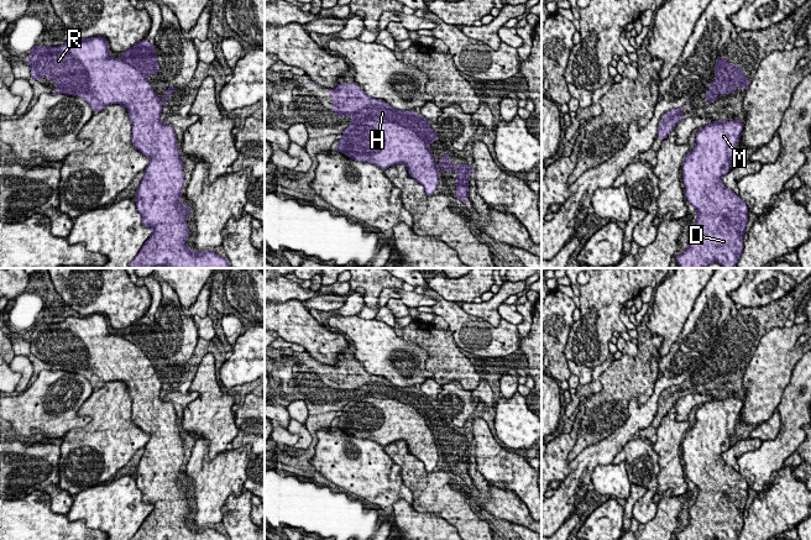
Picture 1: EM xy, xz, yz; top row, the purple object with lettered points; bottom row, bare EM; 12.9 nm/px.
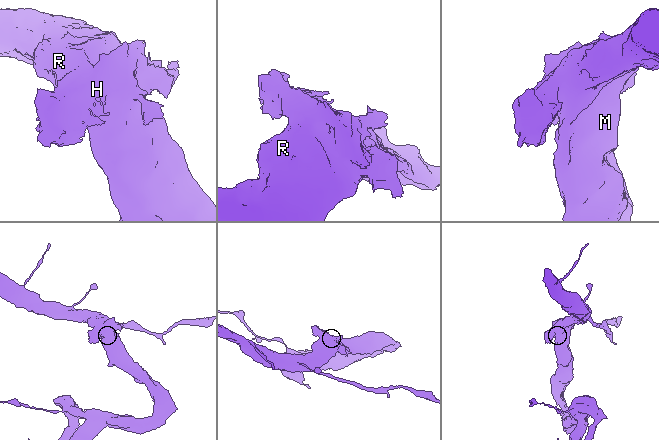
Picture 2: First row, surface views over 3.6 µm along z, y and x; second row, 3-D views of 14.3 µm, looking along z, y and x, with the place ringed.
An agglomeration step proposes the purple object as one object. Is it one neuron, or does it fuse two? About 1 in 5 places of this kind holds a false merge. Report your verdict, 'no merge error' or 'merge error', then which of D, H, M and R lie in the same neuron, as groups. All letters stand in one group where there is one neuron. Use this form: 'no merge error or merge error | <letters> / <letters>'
no merge error | D H M R

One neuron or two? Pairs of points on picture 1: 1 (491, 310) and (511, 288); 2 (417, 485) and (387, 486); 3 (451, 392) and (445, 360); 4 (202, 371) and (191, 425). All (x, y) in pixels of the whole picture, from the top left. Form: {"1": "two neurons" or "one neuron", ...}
{"1": "one neuron", "2": "two neurons", "3": "two neurons", "4": "one neuron"}

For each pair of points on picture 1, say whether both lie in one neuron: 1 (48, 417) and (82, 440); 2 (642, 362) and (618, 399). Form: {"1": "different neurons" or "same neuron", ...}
{"1": "different neurons", "2": "same neuron"}

